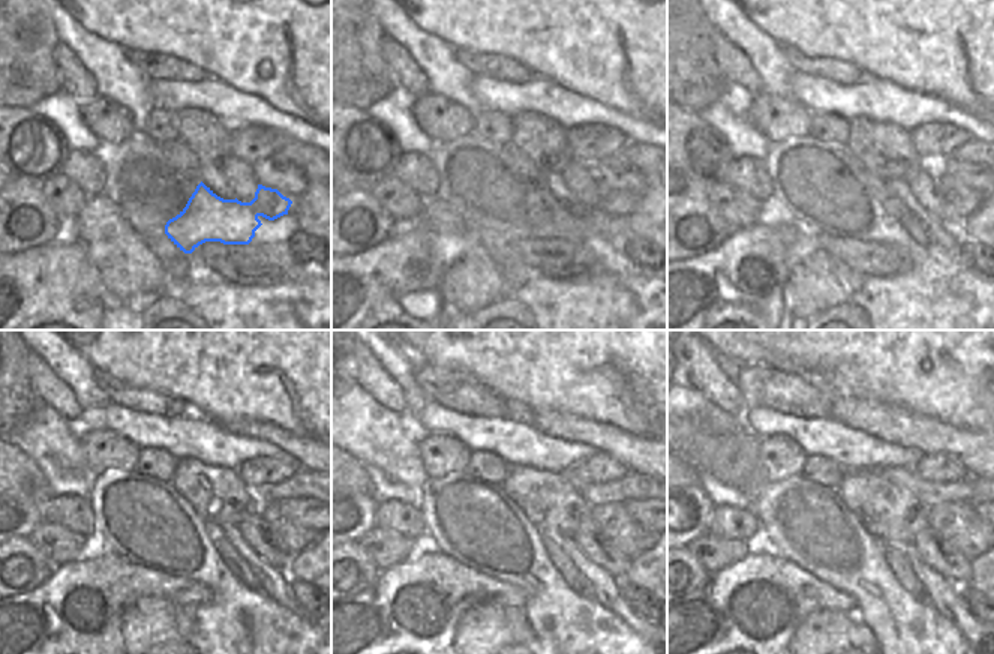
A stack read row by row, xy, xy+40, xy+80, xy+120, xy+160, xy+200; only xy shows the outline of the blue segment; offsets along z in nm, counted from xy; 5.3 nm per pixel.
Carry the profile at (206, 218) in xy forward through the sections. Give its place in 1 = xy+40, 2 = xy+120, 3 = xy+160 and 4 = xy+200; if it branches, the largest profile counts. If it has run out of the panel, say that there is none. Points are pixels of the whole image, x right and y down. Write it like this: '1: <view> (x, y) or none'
1: xy+40 (562, 222)
2: xy+120 (279, 540)
3: xy+160 (615, 542)
4: xy+200 (952, 542)

